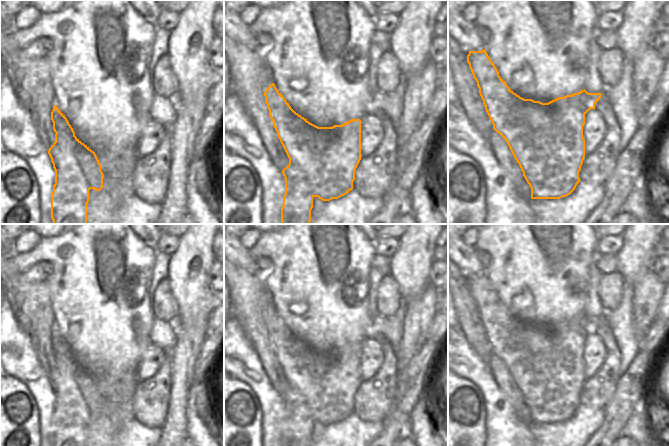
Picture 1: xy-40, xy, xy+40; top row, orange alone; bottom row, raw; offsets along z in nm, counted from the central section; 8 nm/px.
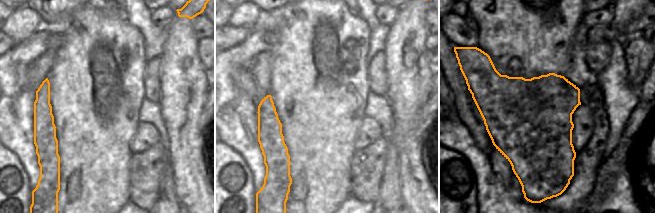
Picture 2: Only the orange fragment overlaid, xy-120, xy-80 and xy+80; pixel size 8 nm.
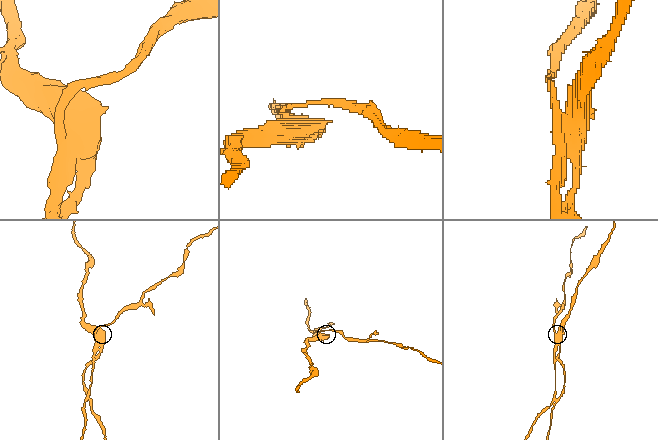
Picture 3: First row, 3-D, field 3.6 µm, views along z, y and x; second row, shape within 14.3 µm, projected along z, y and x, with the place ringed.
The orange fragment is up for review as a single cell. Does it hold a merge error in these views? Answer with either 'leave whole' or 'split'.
split

